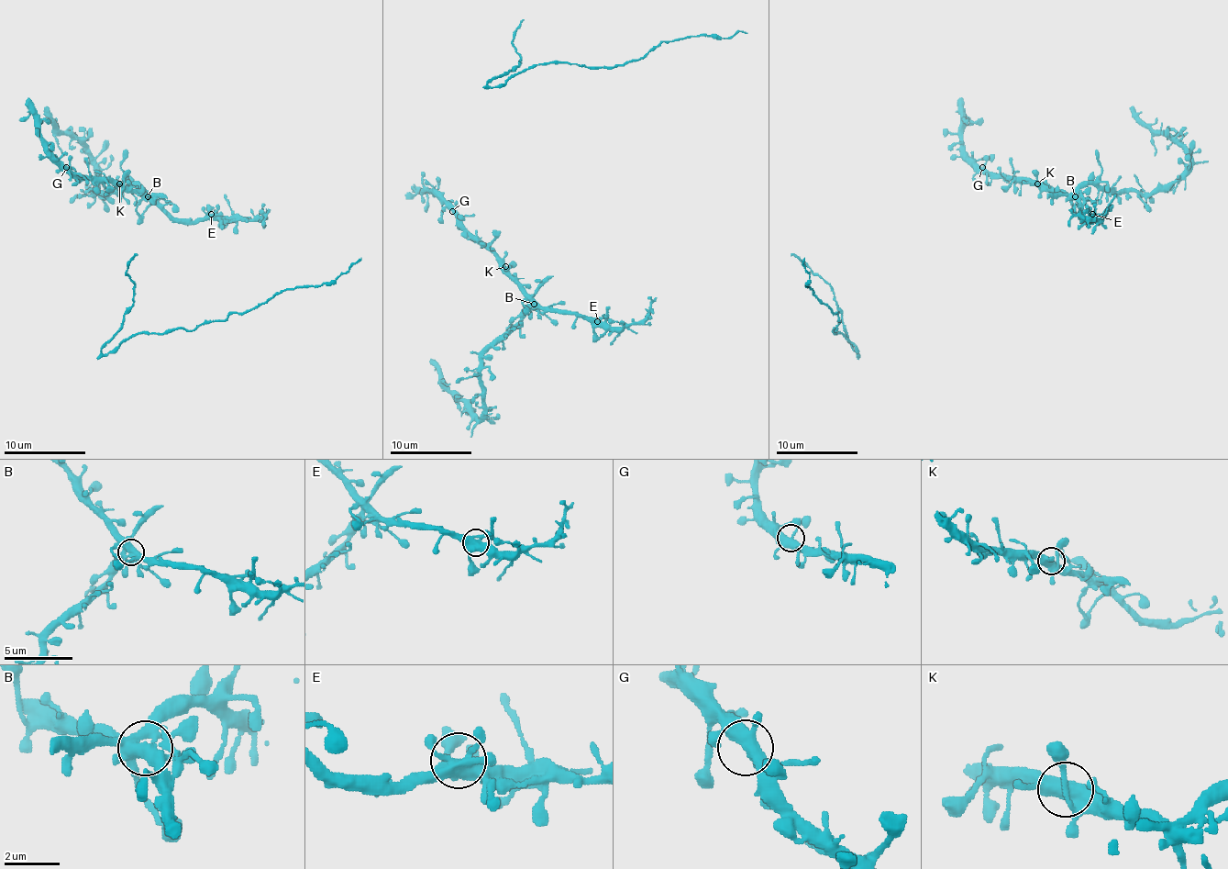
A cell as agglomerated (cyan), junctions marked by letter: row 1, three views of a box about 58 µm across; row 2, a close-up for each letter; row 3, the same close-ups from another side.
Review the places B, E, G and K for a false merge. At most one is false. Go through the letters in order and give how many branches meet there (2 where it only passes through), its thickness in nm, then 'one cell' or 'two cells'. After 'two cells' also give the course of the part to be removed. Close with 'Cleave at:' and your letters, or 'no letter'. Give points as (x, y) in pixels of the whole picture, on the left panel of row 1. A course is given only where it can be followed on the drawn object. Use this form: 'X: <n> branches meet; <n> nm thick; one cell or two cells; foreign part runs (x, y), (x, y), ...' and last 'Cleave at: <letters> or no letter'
B: 8 branches meet; 460 nm thick; one cell
E: 6 branches meet; 480 nm thick; one cell
G: 5 branches meet; 440 nm thick; one cell
K: 5 branches meet; 440 nm thick; one cell
Cleave at: no letter

